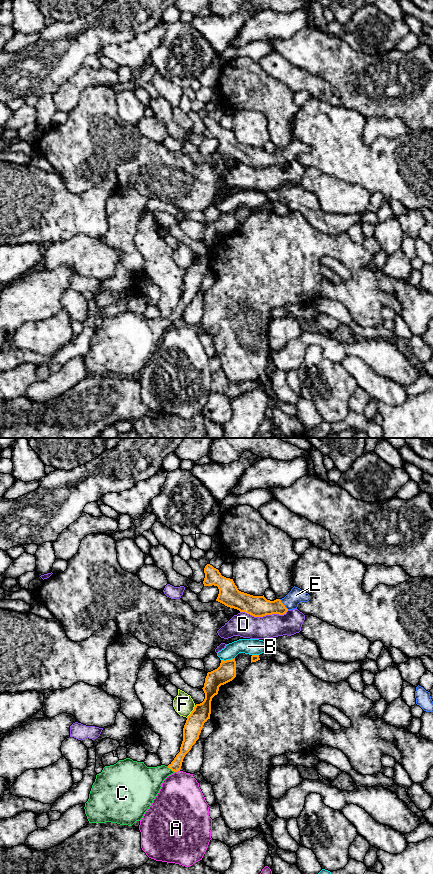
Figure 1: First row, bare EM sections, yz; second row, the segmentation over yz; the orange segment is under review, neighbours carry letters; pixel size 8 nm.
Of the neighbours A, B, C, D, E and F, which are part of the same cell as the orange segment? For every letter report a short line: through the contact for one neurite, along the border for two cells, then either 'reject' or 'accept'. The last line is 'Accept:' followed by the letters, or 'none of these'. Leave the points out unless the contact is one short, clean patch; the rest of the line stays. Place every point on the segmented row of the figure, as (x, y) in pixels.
A: line yz (179, 770), (175, 772); reject
B: reject
C: line yz (187, 743), (177, 763), (171, 769), (161, 772), (144, 783); accept
D: reject
E: line yz (258, 606), (283, 604), (288, 603), (296, 595); accept
F: line yz (195, 705), (194, 709), (186, 717); reject
Accept: C, E

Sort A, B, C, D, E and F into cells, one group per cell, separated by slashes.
A / B / C E / D / F

